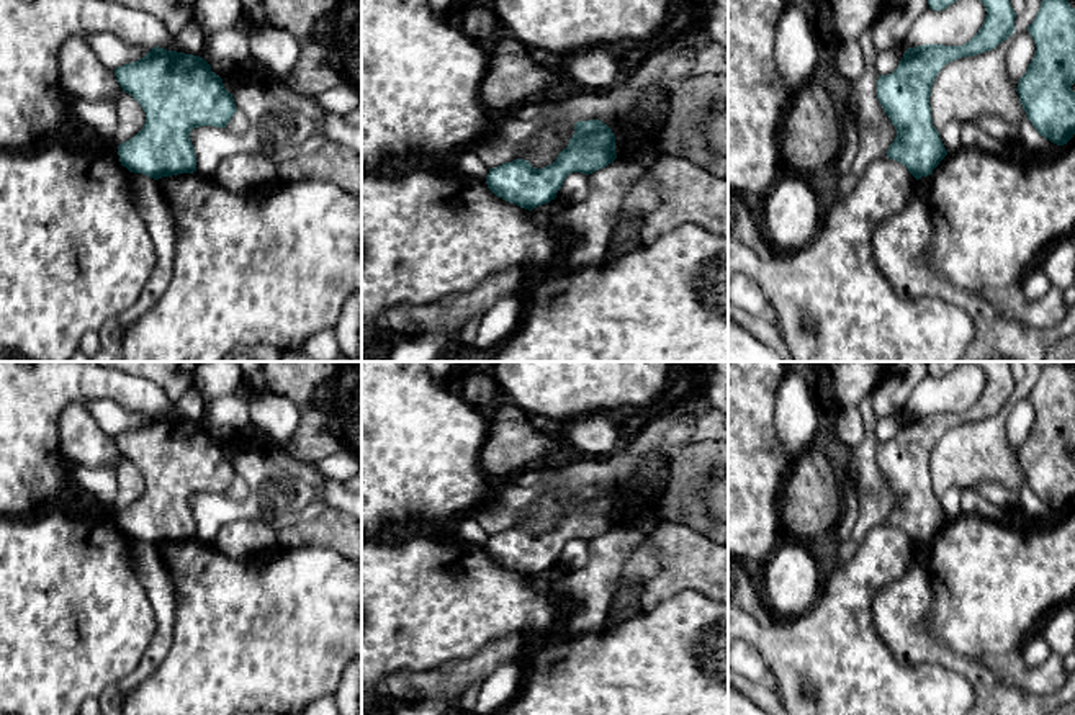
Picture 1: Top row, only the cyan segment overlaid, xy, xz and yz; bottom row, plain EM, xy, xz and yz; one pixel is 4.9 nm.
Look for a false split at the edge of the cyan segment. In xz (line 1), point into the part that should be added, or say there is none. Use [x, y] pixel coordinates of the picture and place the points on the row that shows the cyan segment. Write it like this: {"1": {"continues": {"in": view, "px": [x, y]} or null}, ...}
{"1": {"continues": null}}

